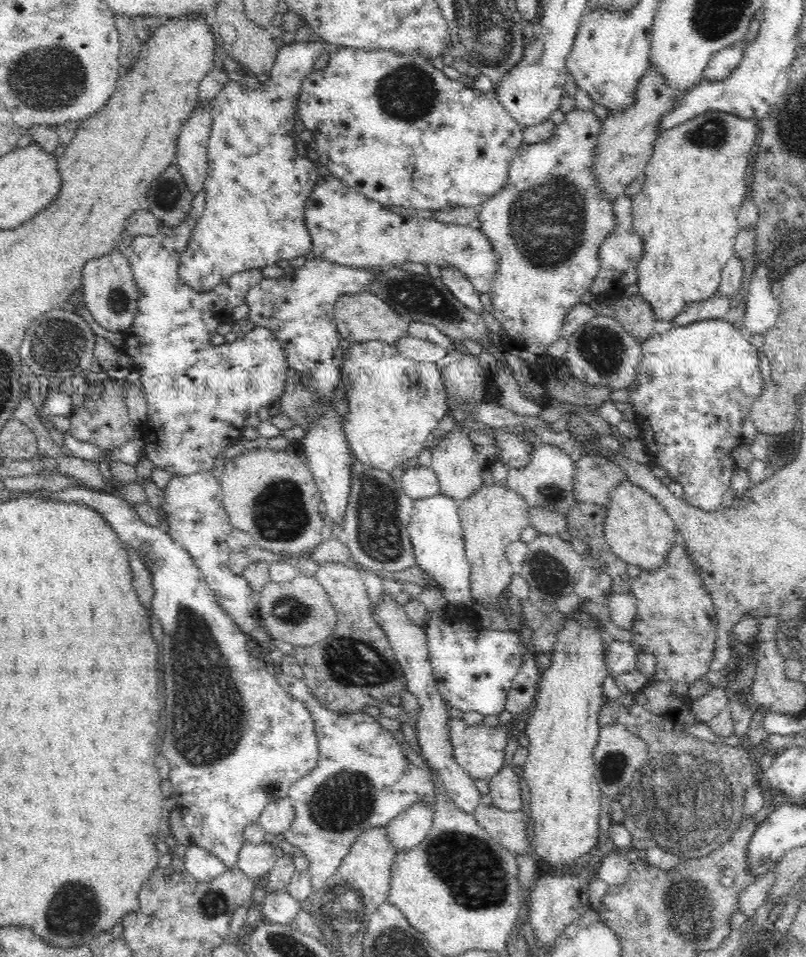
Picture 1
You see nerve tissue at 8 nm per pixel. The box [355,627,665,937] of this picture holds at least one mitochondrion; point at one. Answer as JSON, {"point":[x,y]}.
{"point":[470,868]}

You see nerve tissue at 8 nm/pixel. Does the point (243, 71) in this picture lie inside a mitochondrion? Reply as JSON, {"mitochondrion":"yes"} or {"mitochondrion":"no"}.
{"mitochondrion":"no"}

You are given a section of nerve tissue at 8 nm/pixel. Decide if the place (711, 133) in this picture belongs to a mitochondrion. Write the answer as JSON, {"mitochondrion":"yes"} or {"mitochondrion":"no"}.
{"mitochondrion":"yes"}

